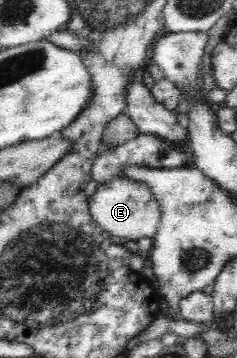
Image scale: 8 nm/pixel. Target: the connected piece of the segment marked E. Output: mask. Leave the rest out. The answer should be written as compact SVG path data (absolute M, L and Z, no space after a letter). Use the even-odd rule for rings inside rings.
M115 177L112 181L104 182L97 192L88 198L89 209L93 220L109 233L119 236L125 243L129 240L138 241L140 238L153 239L157 232L161 210L160 203L144 182Z

